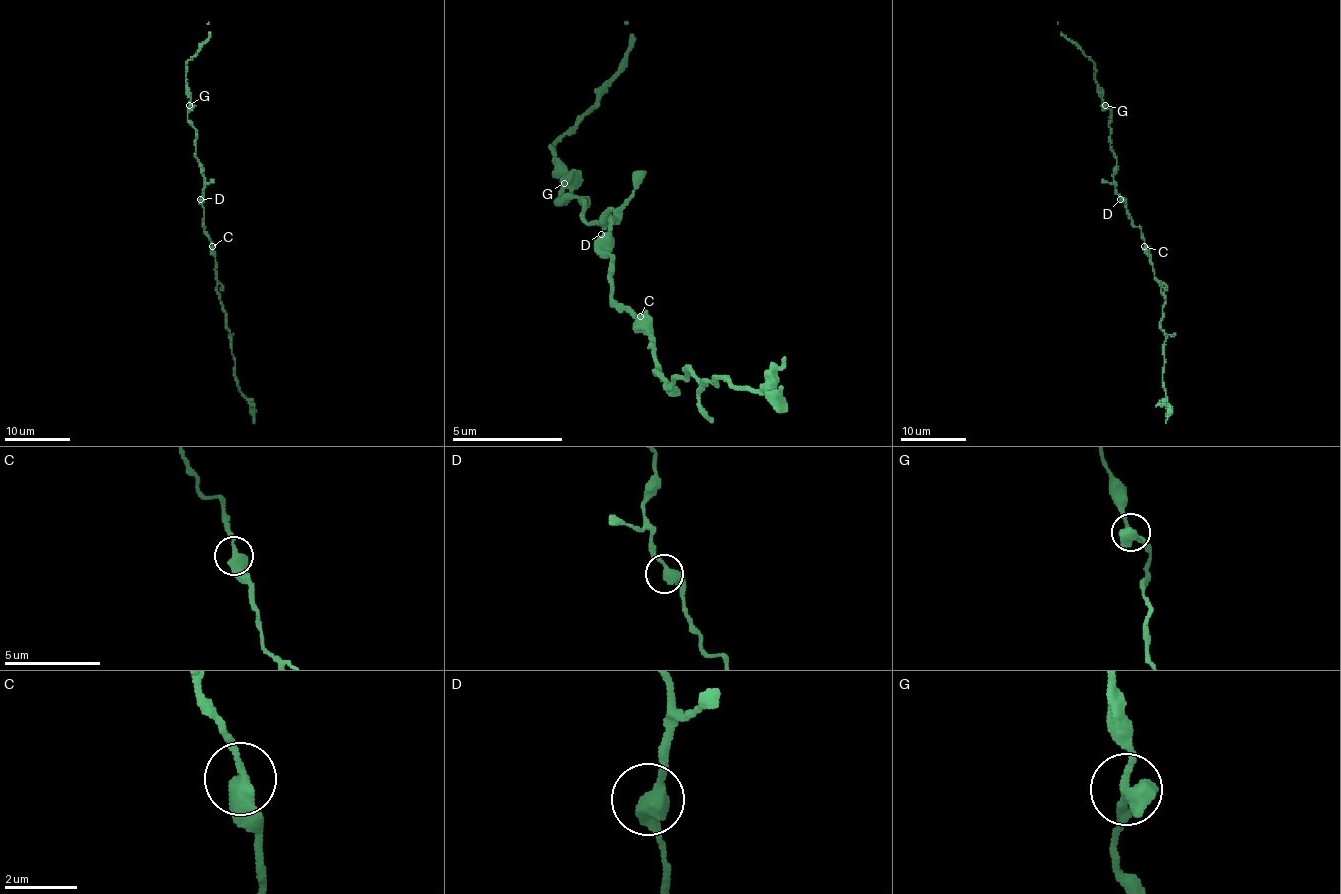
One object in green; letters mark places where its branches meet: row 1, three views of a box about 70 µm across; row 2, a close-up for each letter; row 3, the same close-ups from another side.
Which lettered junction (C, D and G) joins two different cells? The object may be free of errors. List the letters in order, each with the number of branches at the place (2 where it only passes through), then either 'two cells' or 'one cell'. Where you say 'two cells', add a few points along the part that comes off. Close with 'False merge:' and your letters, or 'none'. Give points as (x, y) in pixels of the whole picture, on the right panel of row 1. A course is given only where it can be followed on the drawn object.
C: 2 branches meet; one cell
D: 2 branches meet; one cell
G: 2 branches meet; one cell
False merge: none

